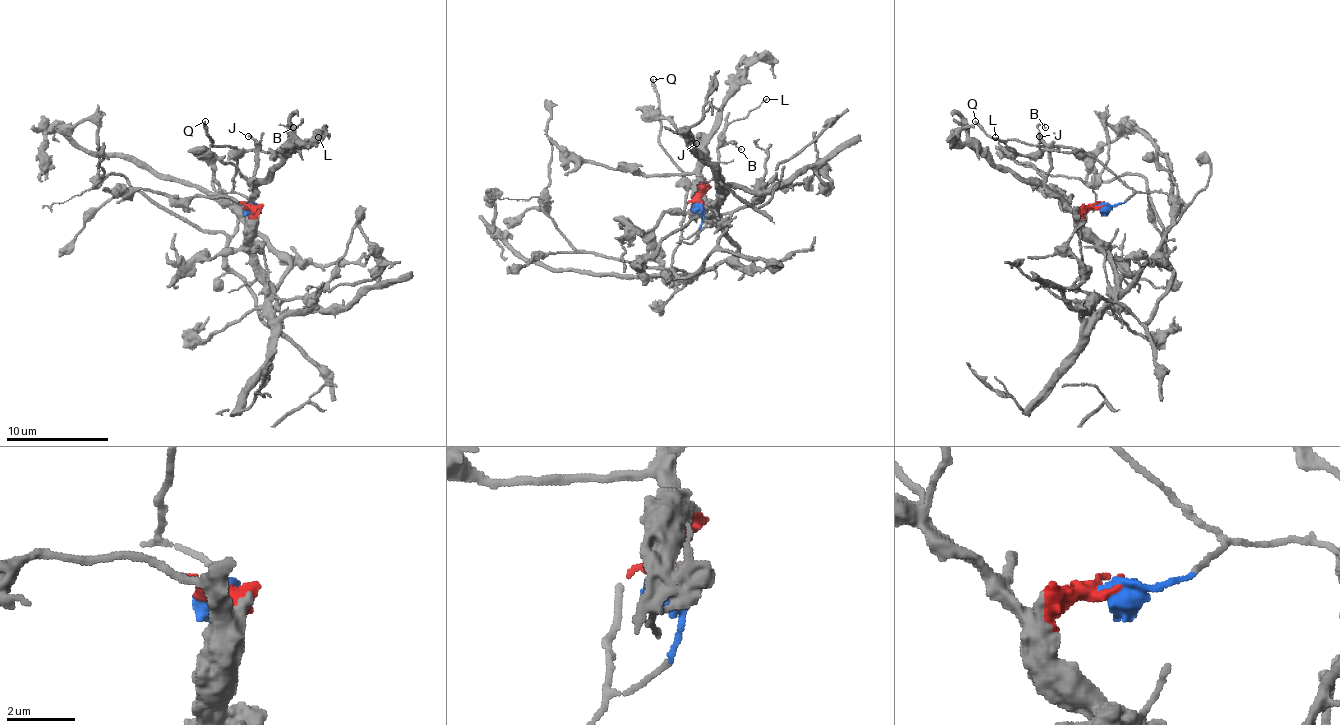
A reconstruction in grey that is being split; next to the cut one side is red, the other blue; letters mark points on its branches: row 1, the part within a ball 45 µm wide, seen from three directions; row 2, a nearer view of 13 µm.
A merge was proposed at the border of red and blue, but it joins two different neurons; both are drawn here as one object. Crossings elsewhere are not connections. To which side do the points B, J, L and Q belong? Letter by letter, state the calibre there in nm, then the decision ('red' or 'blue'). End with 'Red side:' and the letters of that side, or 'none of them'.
B: 100 nm thick; blue
J: 160 nm thick; red
L: 90 nm thick; blue
Q: 200 nm thick; blue
Red side: J

